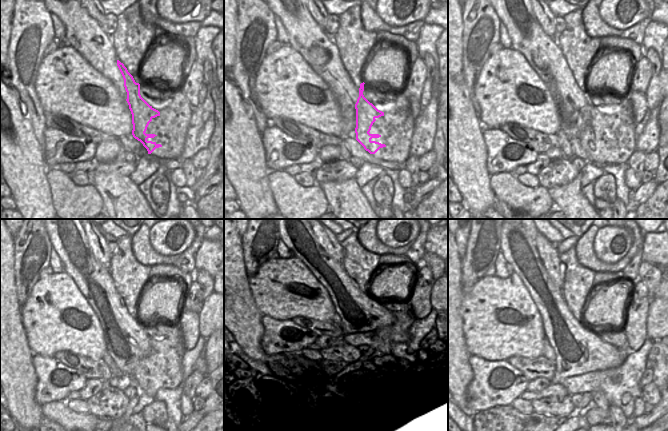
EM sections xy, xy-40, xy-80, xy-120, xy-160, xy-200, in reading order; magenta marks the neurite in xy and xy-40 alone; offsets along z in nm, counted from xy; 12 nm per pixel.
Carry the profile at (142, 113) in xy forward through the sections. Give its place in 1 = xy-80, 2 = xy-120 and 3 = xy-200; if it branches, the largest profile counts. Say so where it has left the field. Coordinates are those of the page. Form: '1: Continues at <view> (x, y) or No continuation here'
1: Continues at xy-80 (587, 138)
2: Continues at xy-120 (141, 372)
3: Continues at xy-200 (598, 397).

